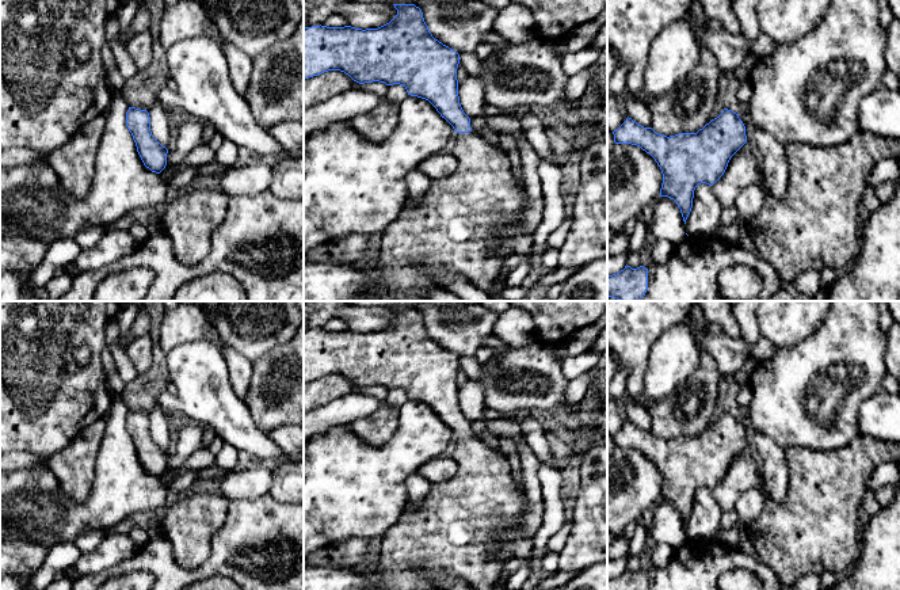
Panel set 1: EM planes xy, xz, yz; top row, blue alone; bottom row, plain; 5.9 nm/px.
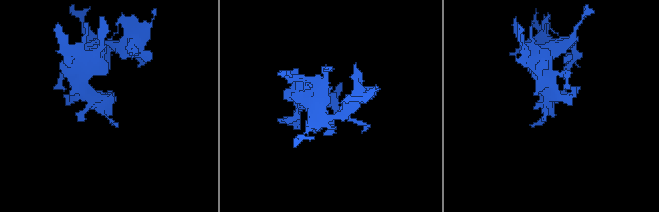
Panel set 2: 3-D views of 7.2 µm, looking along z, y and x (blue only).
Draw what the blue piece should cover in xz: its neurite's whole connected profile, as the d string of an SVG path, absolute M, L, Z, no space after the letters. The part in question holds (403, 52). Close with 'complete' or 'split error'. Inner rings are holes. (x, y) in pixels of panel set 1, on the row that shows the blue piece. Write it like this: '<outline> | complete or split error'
M415 4L393 5L397 15L378 28L362 30L351 26L321 24L304 28L304 80L328 71L340 71L359 84L380 81L386 85L404 85L408 95L428 100L458 133L451 151L458 160L457 170L447 178L432 180L423 198L404 206L398 218L382 232L378 260L367 274L374 286L382 289L377 293L378 301L428 301L426 293L436 285L422 275L423 269L459 274L477 289L493 296L497 290L496 278L502 259L508 254L529 255L531 252L533 233L525 233L522 225L526 220L527 194L516 184L507 152L472 132L470 118L464 113L458 96L459 54L432 37L419 7ZM491 235L496 236L495 251L488 247Z | split error

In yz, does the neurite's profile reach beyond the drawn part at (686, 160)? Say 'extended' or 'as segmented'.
as segmented

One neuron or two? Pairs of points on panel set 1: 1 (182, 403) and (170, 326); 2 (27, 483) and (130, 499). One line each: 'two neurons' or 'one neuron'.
1: two neurons
2: one neuron

